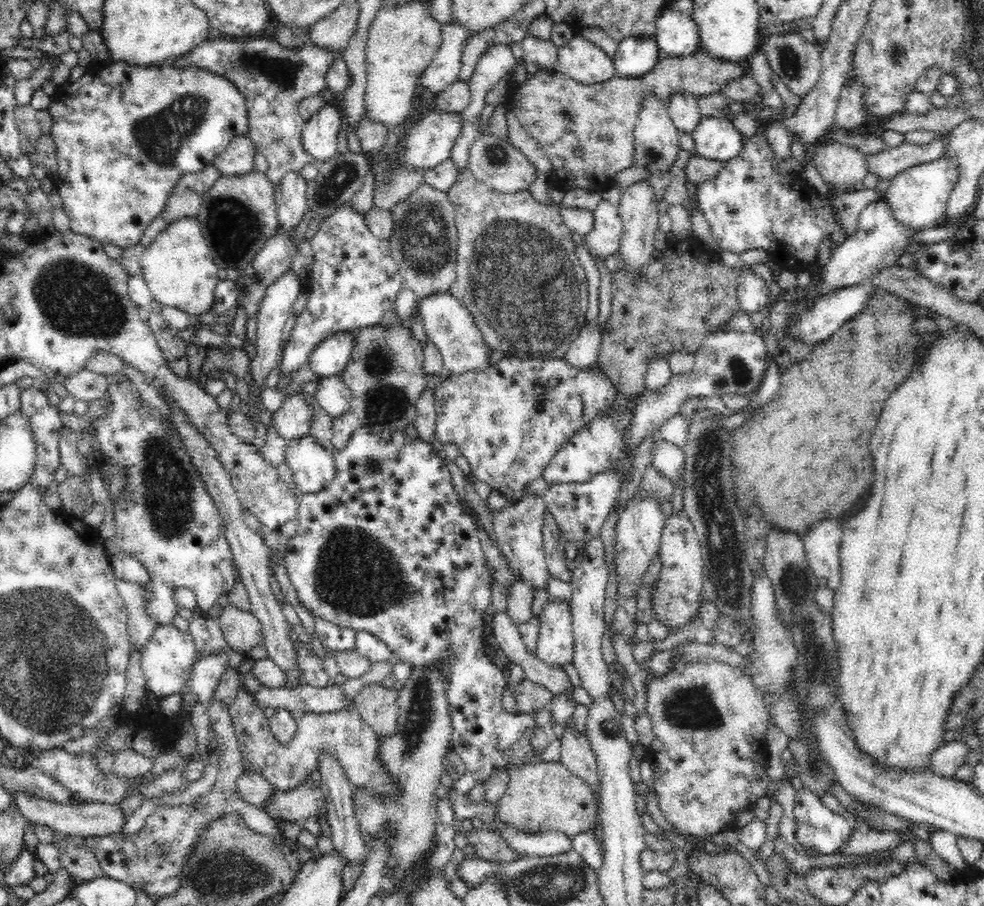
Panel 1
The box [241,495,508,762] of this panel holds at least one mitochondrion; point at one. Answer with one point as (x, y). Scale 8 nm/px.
(354, 579)

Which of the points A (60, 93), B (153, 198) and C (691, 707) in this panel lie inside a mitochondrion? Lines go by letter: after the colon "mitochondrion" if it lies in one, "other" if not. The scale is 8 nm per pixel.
A: other
B: other
C: mitochondrion

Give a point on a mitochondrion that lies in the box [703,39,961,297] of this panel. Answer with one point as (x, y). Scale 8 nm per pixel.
(788, 59)

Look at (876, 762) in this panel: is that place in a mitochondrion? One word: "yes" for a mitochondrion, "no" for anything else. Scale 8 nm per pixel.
no

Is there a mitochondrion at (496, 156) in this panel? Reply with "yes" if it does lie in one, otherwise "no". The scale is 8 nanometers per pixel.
yes

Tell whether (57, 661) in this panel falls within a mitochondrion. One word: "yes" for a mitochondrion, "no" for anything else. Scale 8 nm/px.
yes

